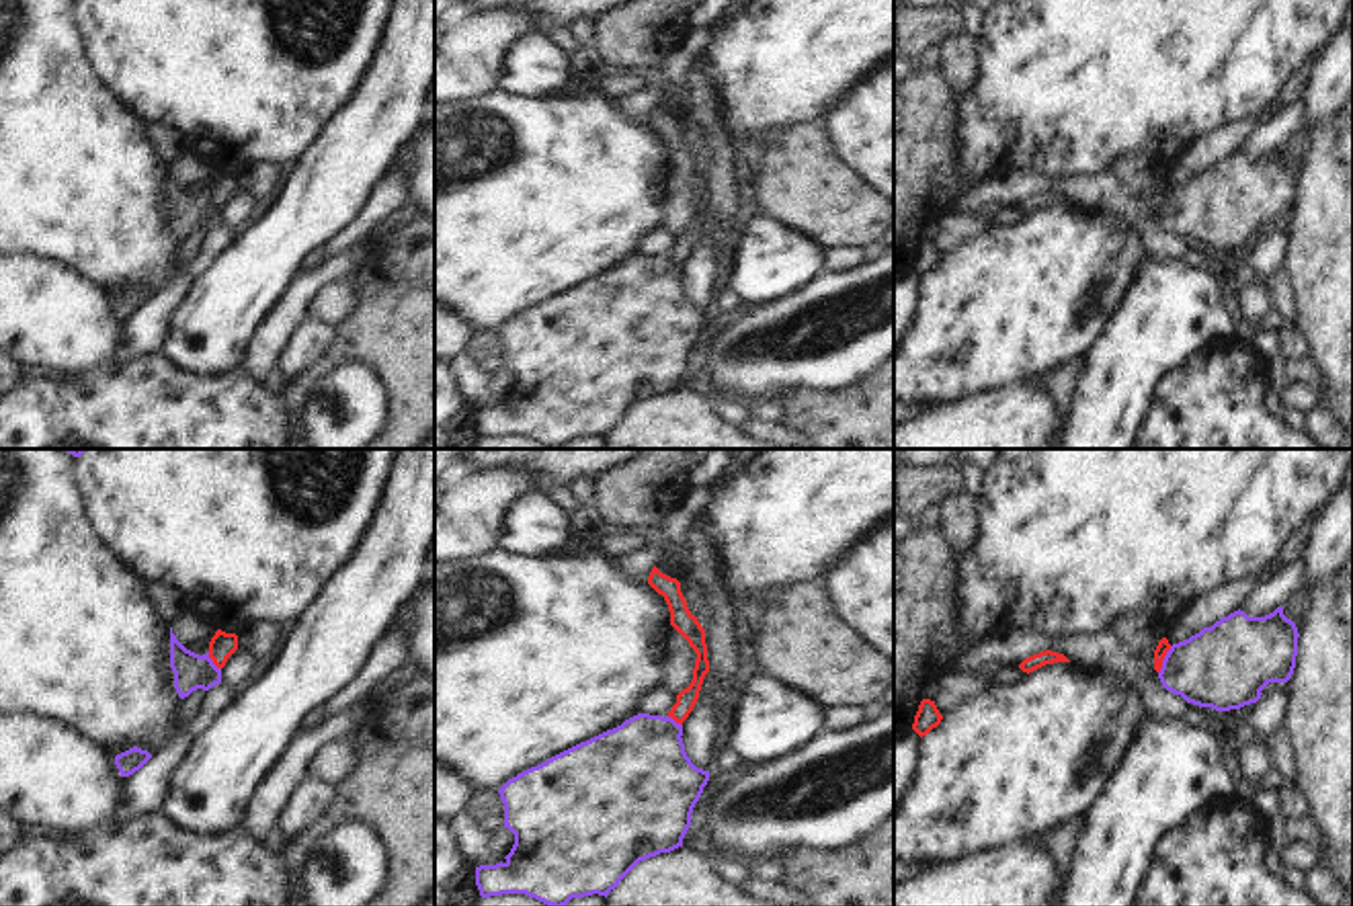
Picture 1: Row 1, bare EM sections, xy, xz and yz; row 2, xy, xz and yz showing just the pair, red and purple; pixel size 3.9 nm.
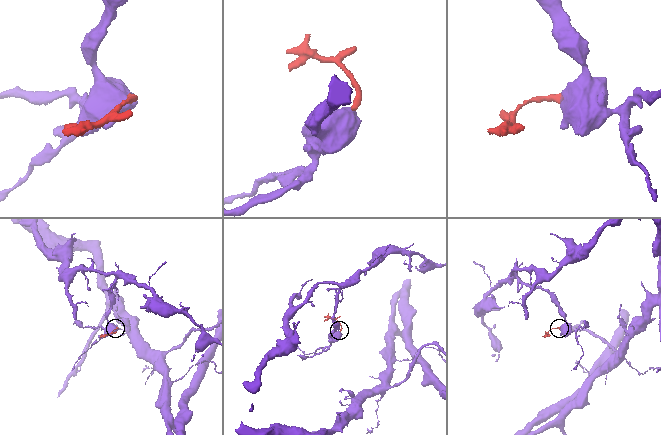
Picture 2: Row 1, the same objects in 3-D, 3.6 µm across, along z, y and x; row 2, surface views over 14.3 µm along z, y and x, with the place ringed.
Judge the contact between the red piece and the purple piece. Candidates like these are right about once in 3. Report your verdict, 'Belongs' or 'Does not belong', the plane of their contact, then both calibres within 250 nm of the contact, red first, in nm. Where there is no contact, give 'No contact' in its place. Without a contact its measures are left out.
Does not belong. Touches red in yz. Thickness 50 nm (red) against 340 nm

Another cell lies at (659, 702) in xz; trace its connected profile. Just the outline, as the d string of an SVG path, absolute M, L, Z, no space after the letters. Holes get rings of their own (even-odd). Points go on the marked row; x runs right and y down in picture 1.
M658 687L644 699L642 713L666 717L674 703L676 695L666 687Z

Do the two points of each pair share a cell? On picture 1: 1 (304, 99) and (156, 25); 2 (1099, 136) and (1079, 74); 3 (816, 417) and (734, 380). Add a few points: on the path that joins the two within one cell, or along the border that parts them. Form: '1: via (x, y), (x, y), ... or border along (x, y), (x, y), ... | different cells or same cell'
1: via (267, 62), (230, 25), (193, 25) | same cell
2: via (1085, 121), (1079, 115), (1079, 89) | same cell
3: border along (827, 390), (790, 390), (777, 398) | different cells

